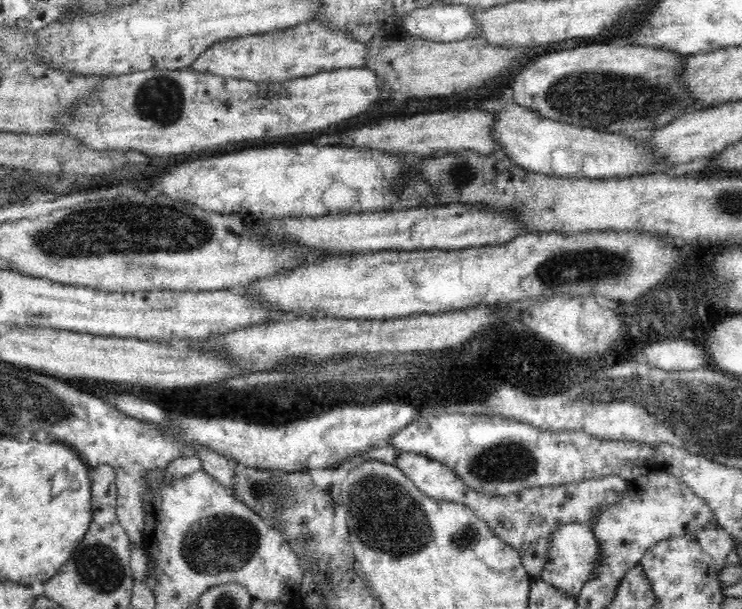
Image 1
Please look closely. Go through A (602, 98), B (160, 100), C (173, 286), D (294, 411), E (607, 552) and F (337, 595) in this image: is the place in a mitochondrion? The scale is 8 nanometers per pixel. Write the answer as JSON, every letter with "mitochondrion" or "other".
{"A":"mitochondrion","B":"mitochondrion","C":"other","D":"other","E":"mitochondrion","F":"other"}

